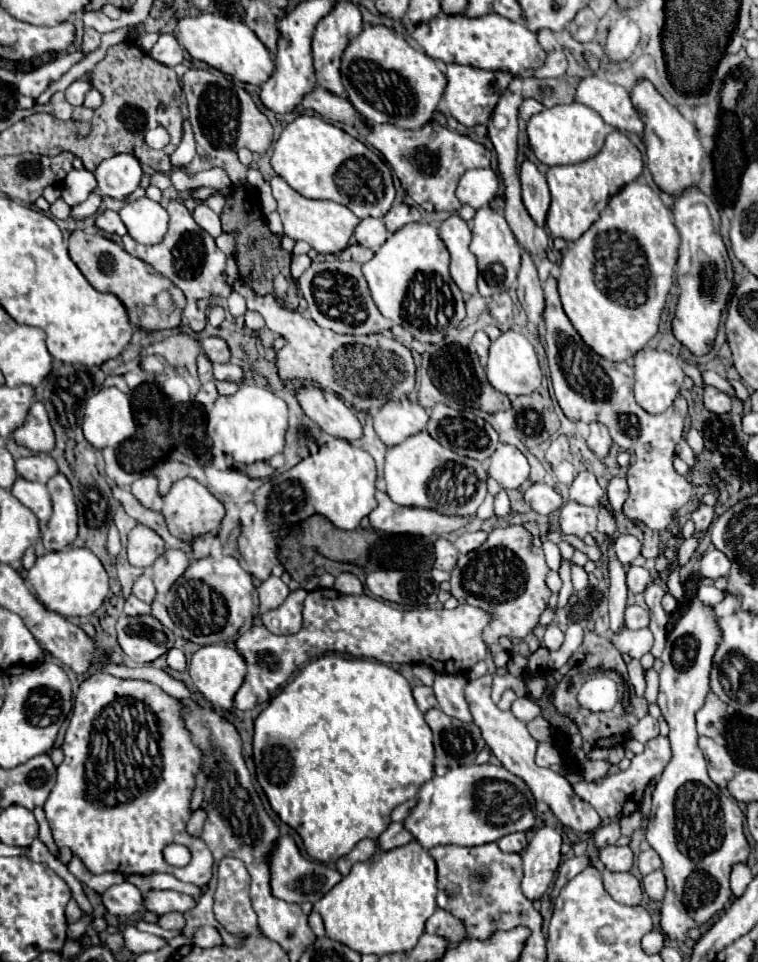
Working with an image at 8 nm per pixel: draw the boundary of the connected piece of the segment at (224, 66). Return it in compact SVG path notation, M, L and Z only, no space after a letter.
M218 11L201 12L197 16L181 18L179 20L179 40L193 58L203 60L209 66L245 84L263 84L269 80L269 76L275 70L273 54L265 48L265 44L261 44L255 32L239 19L223 15Z

